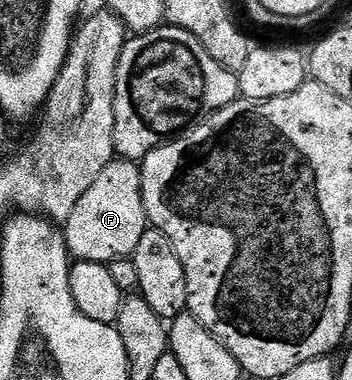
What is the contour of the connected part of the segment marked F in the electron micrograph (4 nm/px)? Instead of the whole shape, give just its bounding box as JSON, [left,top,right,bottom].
[64,160,148,265]

